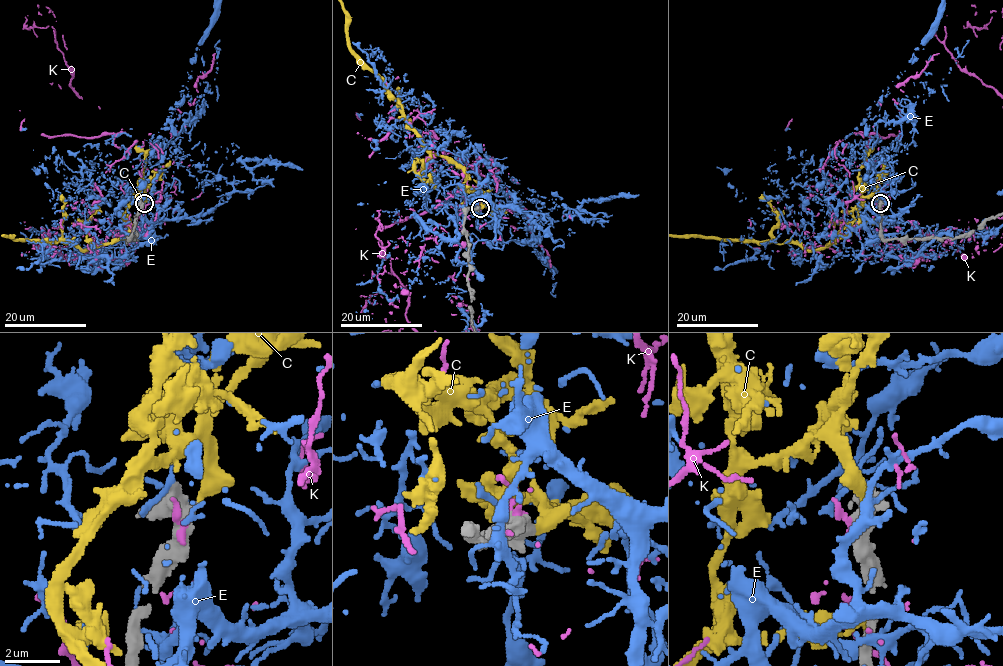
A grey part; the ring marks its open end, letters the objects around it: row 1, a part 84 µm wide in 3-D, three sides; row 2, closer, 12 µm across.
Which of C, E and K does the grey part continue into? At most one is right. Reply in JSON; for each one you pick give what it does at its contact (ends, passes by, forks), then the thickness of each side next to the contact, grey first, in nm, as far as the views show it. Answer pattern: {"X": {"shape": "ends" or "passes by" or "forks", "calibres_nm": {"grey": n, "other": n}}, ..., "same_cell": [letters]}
{"C": {"shape": "ends", "calibres_nm": {"grey": 400, "other": 400}}, "same_cell": ["C"]}

